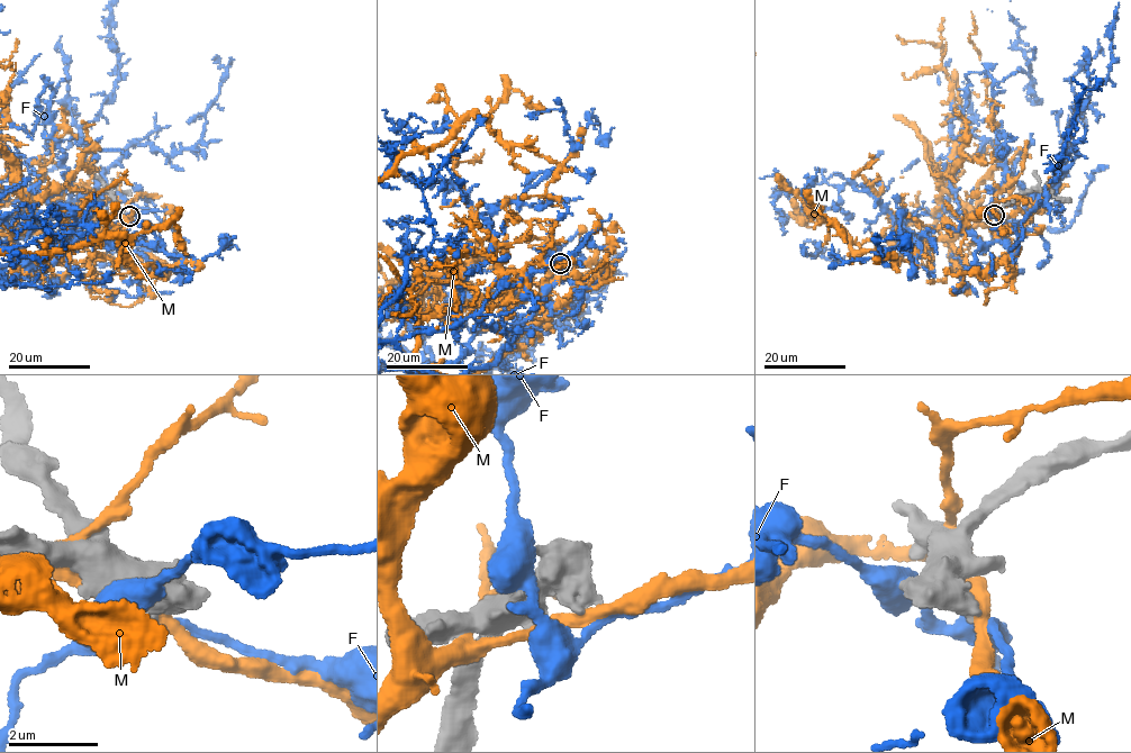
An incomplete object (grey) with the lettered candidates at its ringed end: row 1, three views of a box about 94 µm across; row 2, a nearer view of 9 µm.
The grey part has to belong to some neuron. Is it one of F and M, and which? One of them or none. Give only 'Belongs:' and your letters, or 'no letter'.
Belongs: no letter

